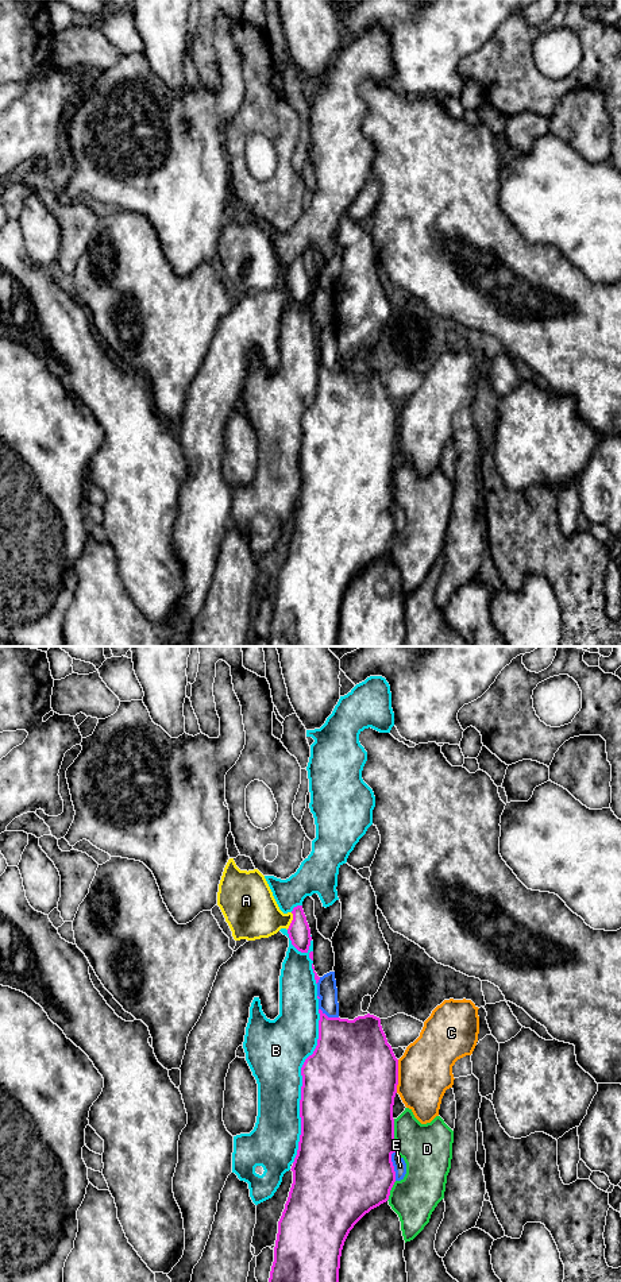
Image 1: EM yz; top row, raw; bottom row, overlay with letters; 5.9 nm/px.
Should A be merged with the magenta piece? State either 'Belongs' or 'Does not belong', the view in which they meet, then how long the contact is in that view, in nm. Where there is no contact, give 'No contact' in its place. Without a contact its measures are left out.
Belongs. Touches magenta in yz. Shared border 110 nm

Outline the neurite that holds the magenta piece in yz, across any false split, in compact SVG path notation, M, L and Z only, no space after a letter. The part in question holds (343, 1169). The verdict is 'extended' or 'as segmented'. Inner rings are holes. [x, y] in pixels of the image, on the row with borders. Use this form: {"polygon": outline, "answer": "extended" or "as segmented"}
{"polygon": "M319 1009L319 1039L302 1067L300 1100L301 1135L292 1171L293 1183L278 1221L274 1262L269 1282L339 1282L340 1256L354 1225L386 1202L396 1182L393 1105L398 1085L398 1059L374 1015L354 1020L328 1018Z", "answer": "as segmented"}

